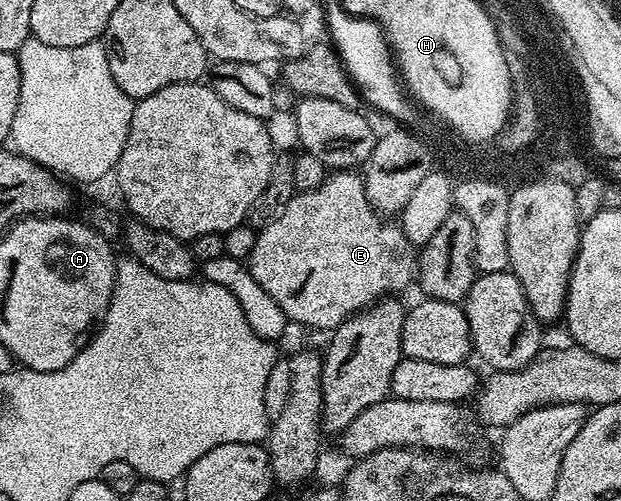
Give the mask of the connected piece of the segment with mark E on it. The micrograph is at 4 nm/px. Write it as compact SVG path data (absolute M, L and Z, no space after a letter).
M333 172L314 190L294 193L293 199L256 231L247 265L251 276L282 308L288 321L332 332L352 314L372 306L382 296L393 296L415 278L415 247L392 217L383 216L367 200L360 173Z

